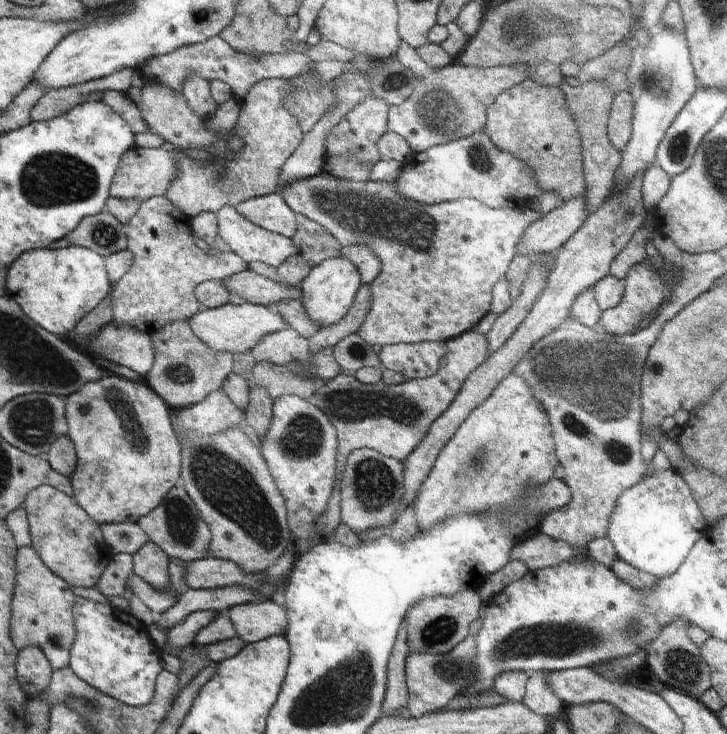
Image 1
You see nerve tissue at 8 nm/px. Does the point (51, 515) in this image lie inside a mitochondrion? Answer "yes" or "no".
no

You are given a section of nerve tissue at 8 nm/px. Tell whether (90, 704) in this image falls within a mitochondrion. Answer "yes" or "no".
yes

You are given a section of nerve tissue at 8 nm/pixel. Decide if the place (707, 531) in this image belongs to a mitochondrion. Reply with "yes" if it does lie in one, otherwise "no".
no

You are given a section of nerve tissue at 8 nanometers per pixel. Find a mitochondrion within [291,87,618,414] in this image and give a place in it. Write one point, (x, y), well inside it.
(357, 211)

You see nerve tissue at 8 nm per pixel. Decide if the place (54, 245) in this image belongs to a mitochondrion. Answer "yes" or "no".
no

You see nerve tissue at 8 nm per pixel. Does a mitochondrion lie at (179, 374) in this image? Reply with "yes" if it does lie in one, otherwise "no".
yes

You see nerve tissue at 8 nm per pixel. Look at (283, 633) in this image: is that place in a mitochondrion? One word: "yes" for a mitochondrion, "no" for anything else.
no

